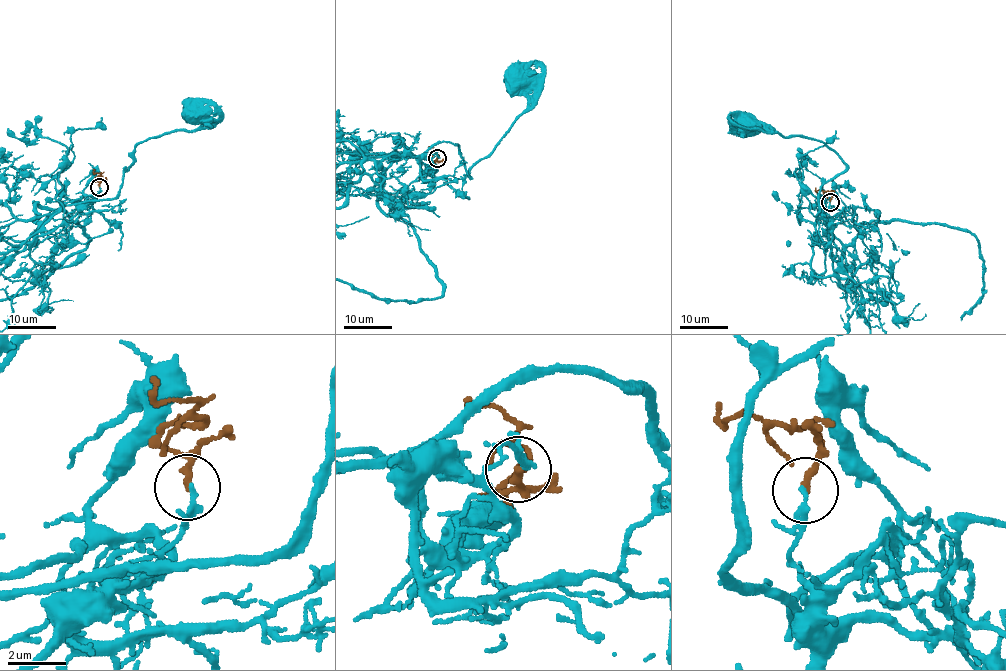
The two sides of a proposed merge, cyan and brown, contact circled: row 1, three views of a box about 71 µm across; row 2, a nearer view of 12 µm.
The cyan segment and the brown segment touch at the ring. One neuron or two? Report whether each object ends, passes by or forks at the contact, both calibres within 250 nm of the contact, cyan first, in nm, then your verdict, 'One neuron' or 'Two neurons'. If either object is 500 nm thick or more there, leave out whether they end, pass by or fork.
At the ring cyan ends. At the ring brown ends. Thickness 190 nm (cyan) against 260 nm. Two neurons

